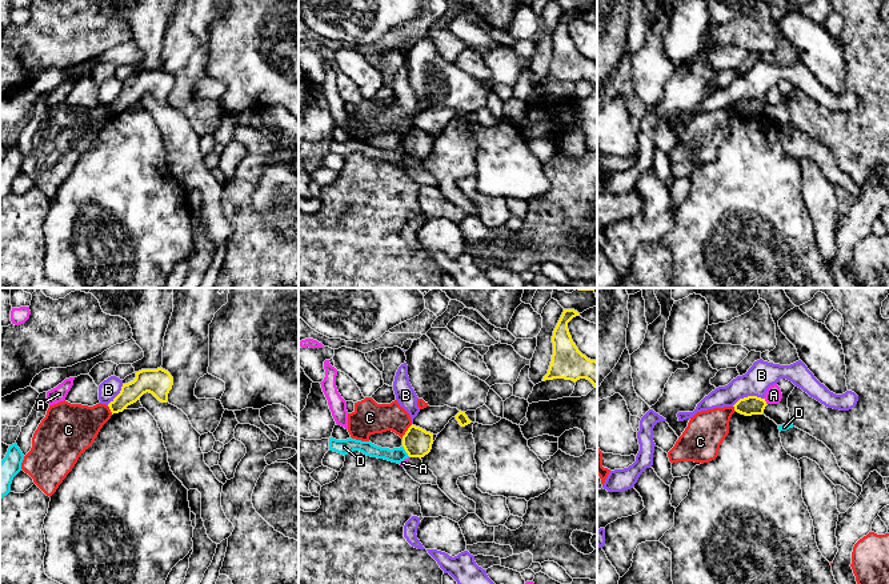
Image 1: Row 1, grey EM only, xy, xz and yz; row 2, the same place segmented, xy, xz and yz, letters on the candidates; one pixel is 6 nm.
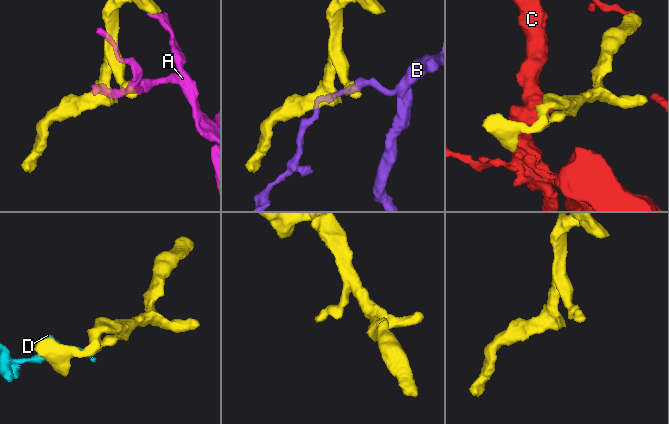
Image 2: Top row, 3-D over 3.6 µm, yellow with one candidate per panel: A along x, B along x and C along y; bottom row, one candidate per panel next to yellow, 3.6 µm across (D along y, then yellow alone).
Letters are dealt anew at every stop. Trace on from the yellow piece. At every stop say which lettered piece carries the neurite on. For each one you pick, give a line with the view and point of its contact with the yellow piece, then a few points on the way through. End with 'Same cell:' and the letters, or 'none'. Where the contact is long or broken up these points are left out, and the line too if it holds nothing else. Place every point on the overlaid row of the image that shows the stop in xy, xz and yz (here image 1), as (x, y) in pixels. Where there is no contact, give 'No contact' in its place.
Same cell: none

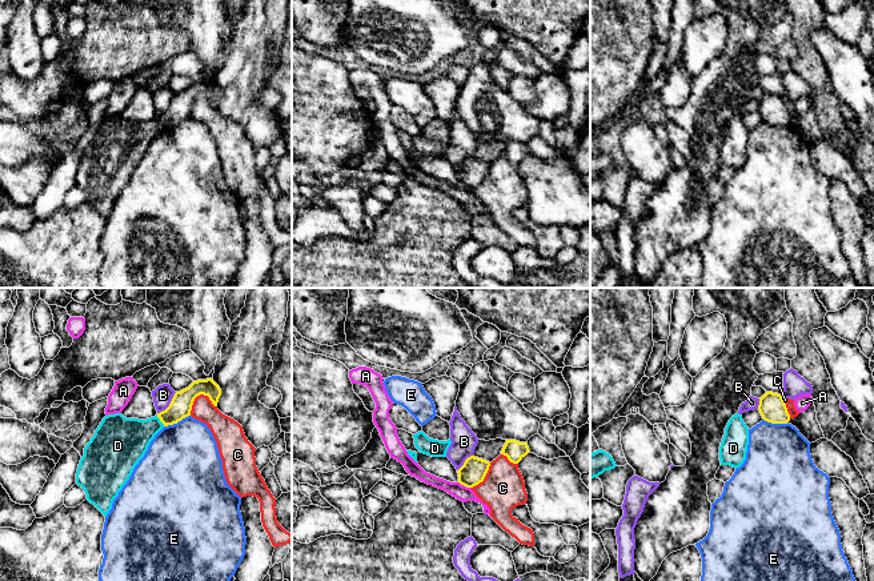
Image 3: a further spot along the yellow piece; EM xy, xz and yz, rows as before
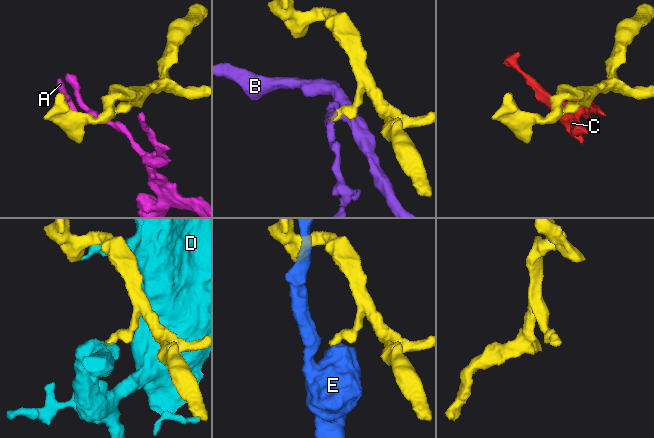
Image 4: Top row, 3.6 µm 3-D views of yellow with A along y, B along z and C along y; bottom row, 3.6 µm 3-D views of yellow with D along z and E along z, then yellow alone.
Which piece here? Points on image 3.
Same cell: none

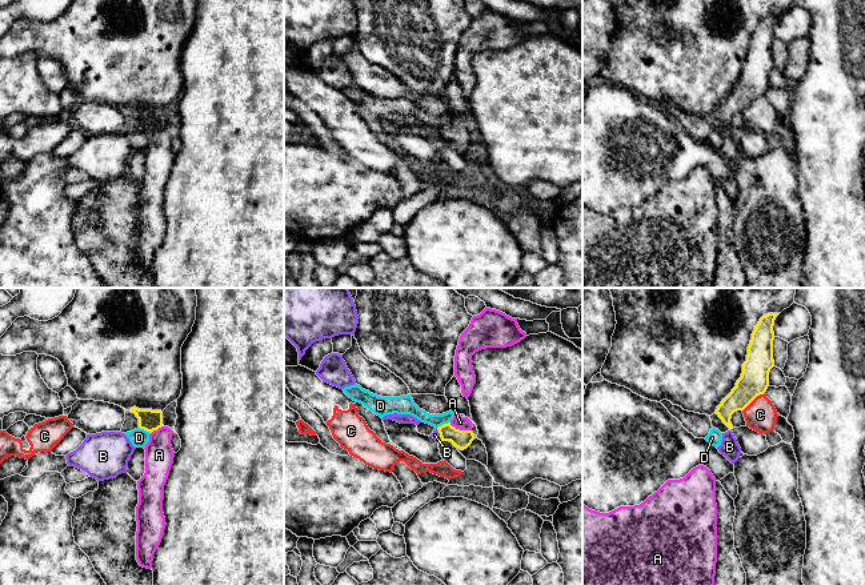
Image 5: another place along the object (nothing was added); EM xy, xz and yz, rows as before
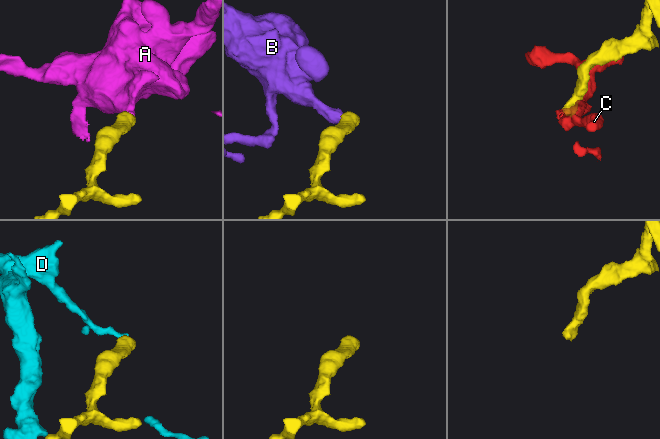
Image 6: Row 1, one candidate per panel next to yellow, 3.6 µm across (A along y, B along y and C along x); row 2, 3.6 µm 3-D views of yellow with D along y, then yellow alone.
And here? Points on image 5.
A: Touches yellow at xz (459, 429). Path across: xz (460, 439), (459, 429), (460, 423)
Same cell: A

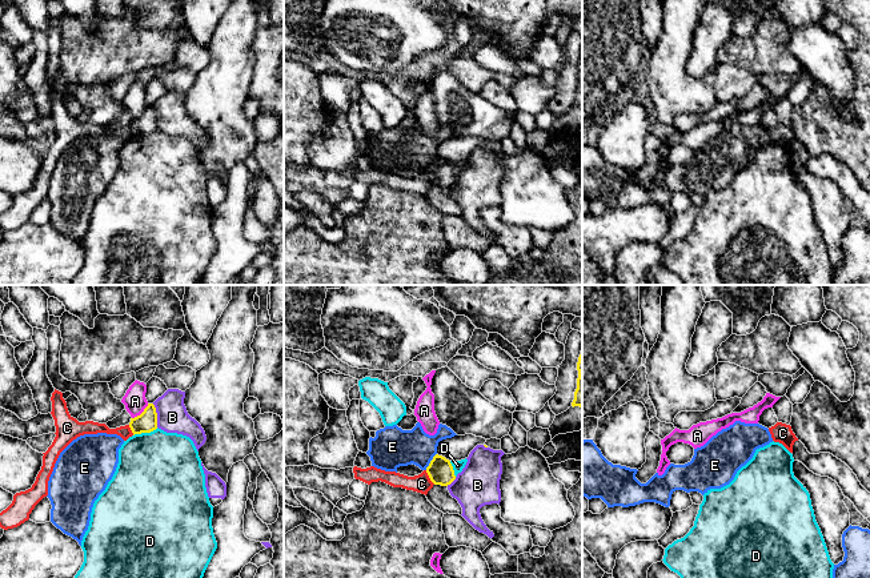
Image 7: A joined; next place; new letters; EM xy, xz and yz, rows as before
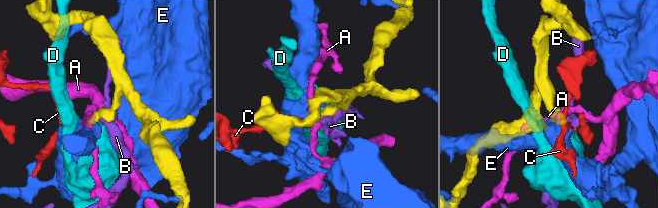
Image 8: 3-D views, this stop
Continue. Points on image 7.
Same cell: none

